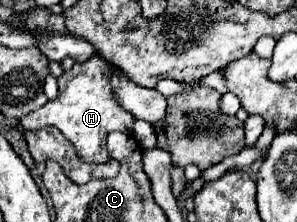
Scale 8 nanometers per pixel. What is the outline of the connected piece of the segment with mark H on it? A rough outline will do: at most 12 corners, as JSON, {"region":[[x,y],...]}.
{"region":[[98,56],[58,78],[22,128],[56,126],[82,160],[108,161],[106,136],[132,134]]}

